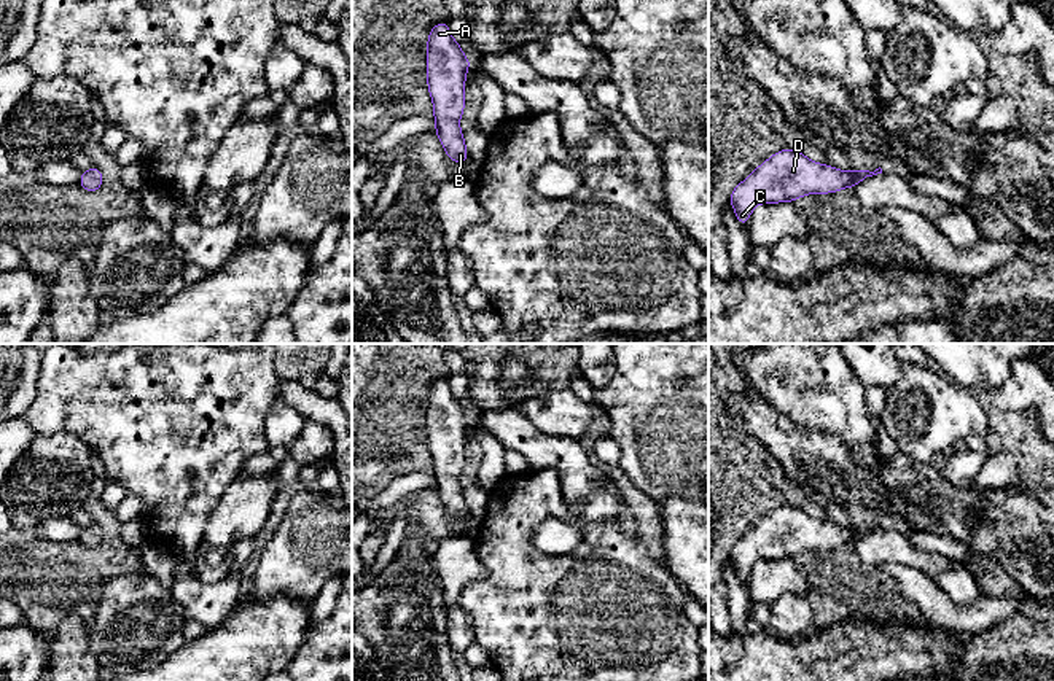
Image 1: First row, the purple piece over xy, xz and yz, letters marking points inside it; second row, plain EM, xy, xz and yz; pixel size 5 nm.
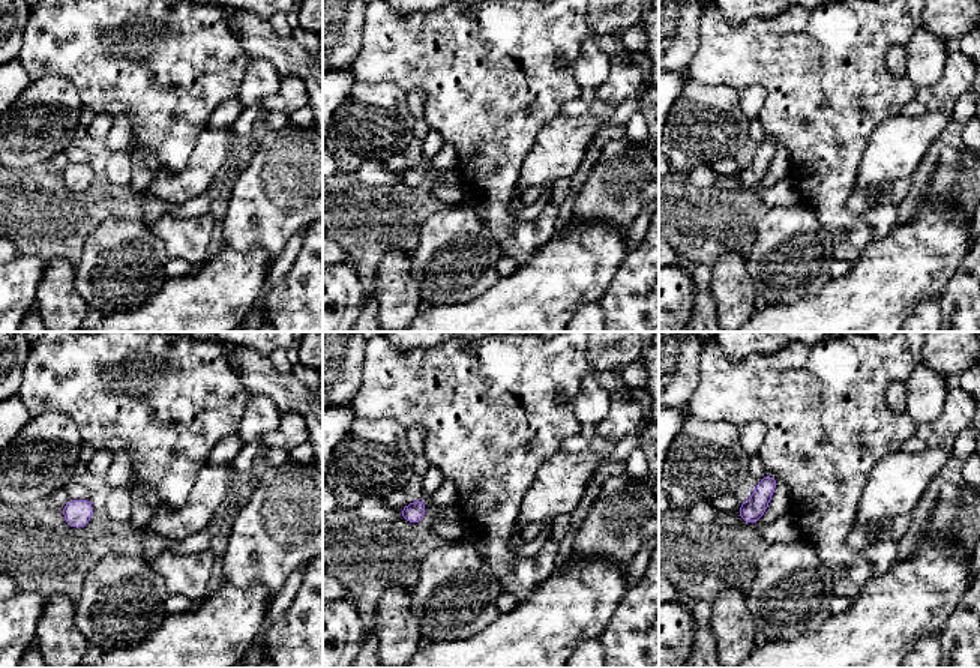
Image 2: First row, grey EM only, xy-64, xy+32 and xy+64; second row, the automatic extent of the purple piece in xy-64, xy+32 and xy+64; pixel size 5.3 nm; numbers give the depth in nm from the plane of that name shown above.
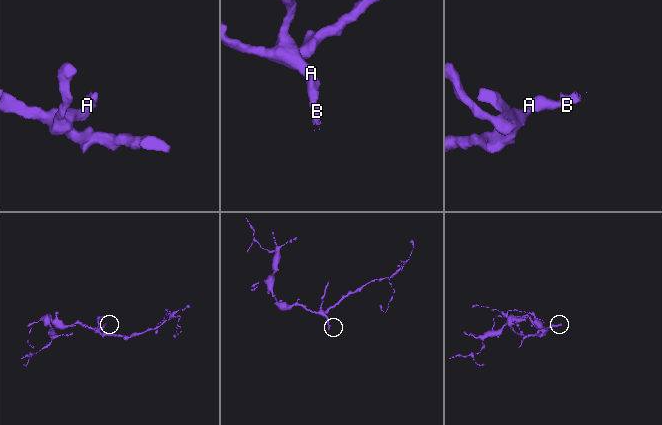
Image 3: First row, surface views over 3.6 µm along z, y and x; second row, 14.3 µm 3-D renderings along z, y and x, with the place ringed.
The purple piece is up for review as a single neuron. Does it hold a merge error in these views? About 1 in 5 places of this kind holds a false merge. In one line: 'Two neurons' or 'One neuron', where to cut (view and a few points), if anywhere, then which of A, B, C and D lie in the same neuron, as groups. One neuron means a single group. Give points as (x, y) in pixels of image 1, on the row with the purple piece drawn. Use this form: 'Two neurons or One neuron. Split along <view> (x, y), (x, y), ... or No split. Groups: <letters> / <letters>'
One neuron. No split. Groups: A B C D

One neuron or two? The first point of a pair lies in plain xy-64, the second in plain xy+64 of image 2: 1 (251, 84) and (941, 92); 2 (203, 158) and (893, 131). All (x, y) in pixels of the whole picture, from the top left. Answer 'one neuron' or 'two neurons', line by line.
1: two neurons
2: one neuron

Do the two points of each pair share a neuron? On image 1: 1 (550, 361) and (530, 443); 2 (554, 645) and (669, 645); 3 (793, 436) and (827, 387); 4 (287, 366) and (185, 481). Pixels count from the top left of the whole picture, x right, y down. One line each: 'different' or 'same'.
1: different
2: same
3: different
4: different

